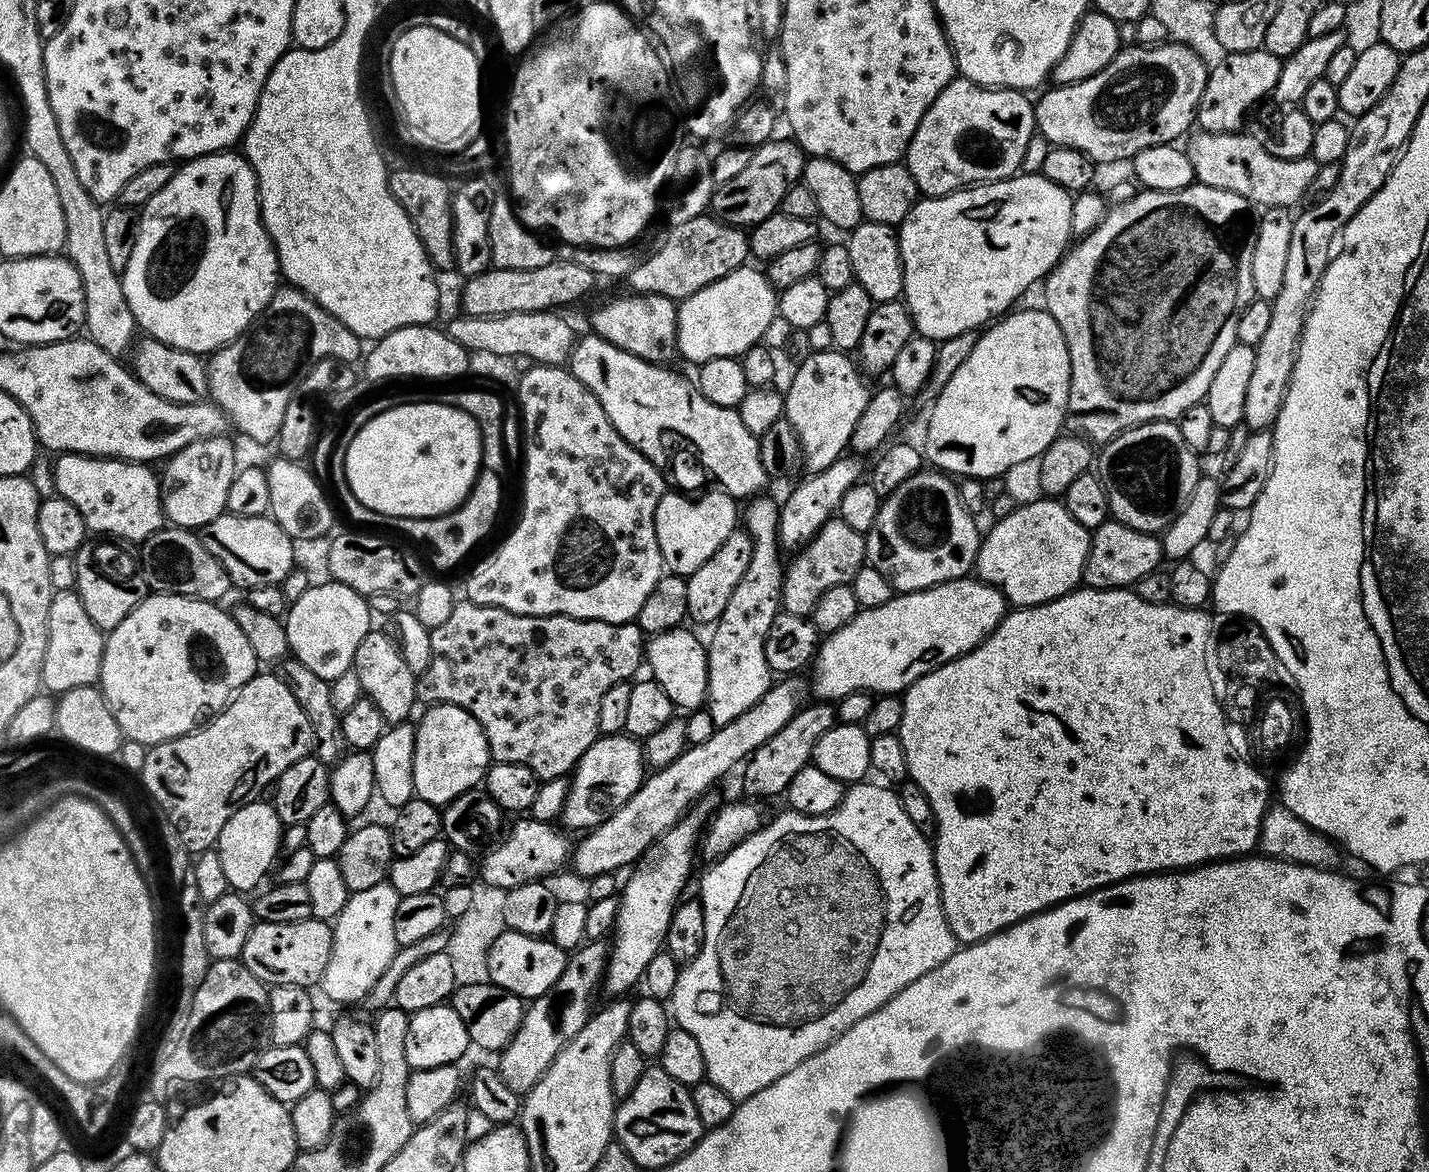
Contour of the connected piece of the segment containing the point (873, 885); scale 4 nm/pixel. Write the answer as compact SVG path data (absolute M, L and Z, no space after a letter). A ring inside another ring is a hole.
M857 782L847 789L842 802L830 814L807 816L801 812L784 810L781 816L765 823L757 832L751 832L731 850L723 853L715 861L716 864L704 876L700 884L698 899L705 912L705 941L697 956L685 963L680 969L678 986L674 986L674 994L670 1001L670 1016L682 1030L694 1034L698 1038L698 1046L702 1049L702 1058L706 1058L706 1079L714 1082L734 1101L742 1101L758 1094L758 1090L766 1090L770 1082L778 1082L782 1074L790 1074L794 1066L805 1064L806 1058L829 1047L833 1040L840 1039L850 1026L863 1024L866 1014L874 1014L894 994L906 990L910 982L922 978L922 974L930 974L946 958L950 958L958 947L958 941L946 922L946 914L940 901L940 883L936 877L936 858L929 837L923 836L910 822L906 810L902 810L902 802L895 791L892 792L883 783L868 784Z

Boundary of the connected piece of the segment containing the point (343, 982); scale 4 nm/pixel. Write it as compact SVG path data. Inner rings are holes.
M390 883L370 886L349 895L346 906L337 914L332 924L332 949L330 962L326 962L324 977L319 987L336 1004L363 1001L370 994L374 982L382 978L382 970L390 966L397 950L394 938L394 914L398 914L400 895Z

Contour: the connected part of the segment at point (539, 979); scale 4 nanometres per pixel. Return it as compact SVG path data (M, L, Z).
M505 930L489 950L488 979L500 988L510 990L510 994L520 997L521 1000L531 1002L549 992L554 982L562 978L562 970L568 957L569 953L559 948L550 938L527 936Z

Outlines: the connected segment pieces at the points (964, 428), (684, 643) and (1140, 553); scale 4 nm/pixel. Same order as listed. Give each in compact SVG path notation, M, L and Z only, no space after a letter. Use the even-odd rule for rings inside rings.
M1037 306L1037 308L1024 308L1021 312L1016 311L1009 311L999 317L995 323L985 327L977 335L974 350L970 350L970 358L966 358L966 362L962 362L962 366L958 366L958 371L954 374L954 378L950 378L950 382L946 382L942 394L938 394L938 398L932 401L930 405L932 413L928 416L928 441L922 444L922 451L927 463L933 469L945 474L951 474L956 478L977 476L979 480L986 481L991 479L992 476L1003 476L1010 466L1017 465L1018 462L1039 457L1056 441L1056 437L1061 435L1068 415L1068 395L1072 385L1068 343L1058 326L1058 322L1054 322L1054 318L1043 307Z
M681 626L648 636L644 646L644 659L646 668L652 671L649 672L651 679L657 680L662 690L670 694L673 705L683 710L699 709L708 699L708 649L705 641L700 641L691 630L691 627Z
M1110 518L1091 533L1083 583L1089 588L1131 589L1138 578L1146 578L1146 574L1157 571L1161 567L1160 560L1164 559L1164 545L1159 535L1134 530Z

